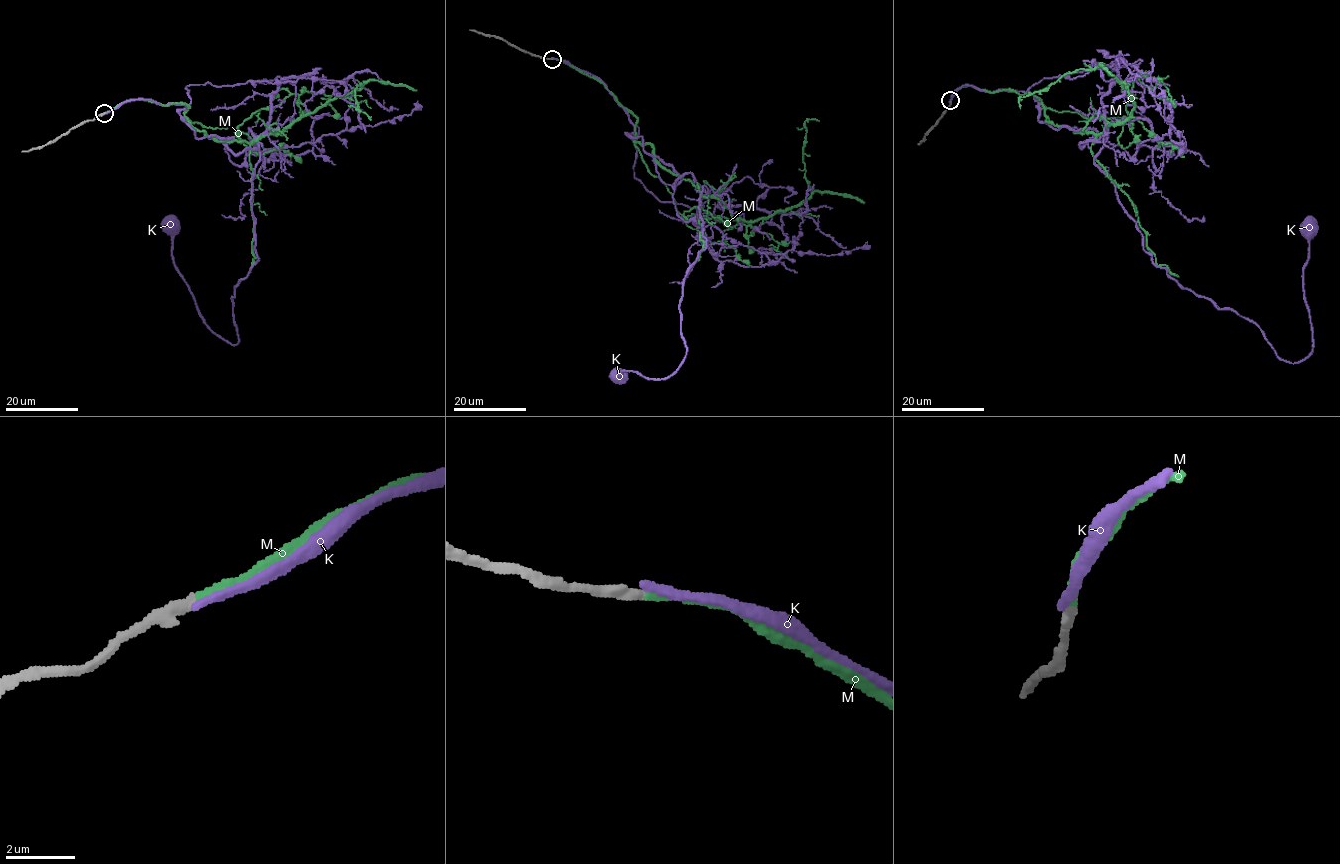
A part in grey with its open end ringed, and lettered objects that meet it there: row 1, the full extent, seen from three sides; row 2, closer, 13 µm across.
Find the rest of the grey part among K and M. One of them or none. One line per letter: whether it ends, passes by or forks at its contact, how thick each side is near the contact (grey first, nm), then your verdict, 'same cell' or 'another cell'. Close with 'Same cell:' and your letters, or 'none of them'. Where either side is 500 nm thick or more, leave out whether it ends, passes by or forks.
K: it ends | 380/240 nm | another cell
M: it ends | 360/240 nm | same cell
Same cell: M

